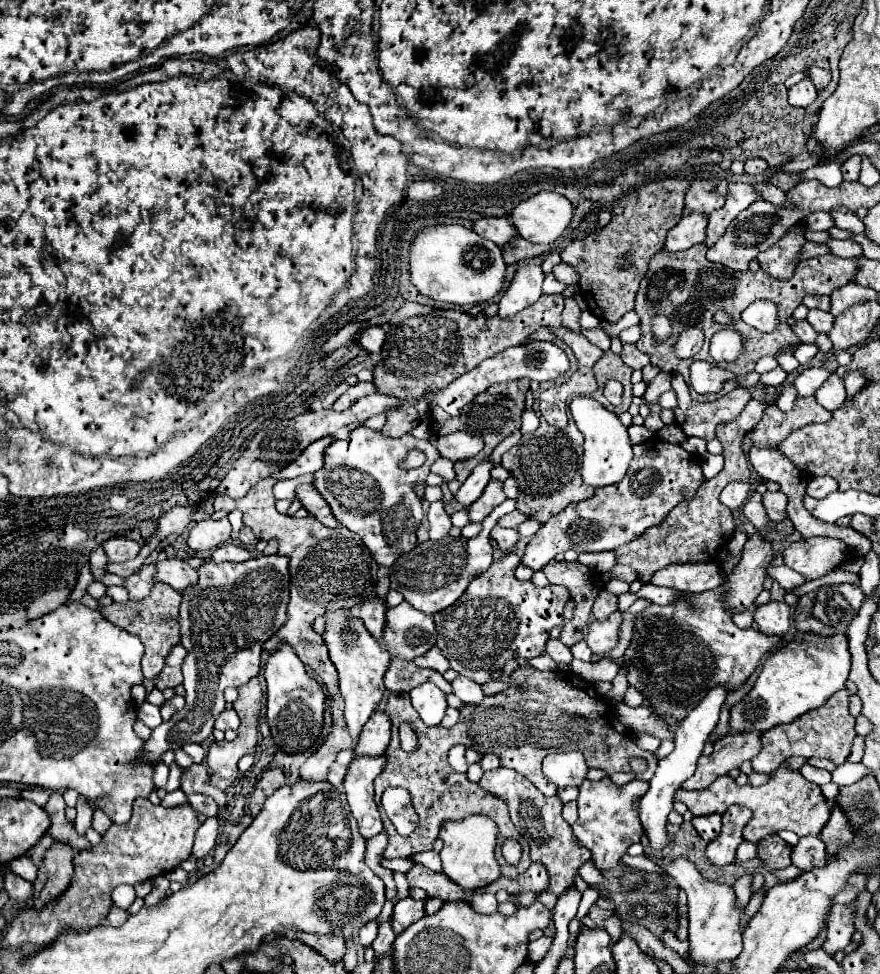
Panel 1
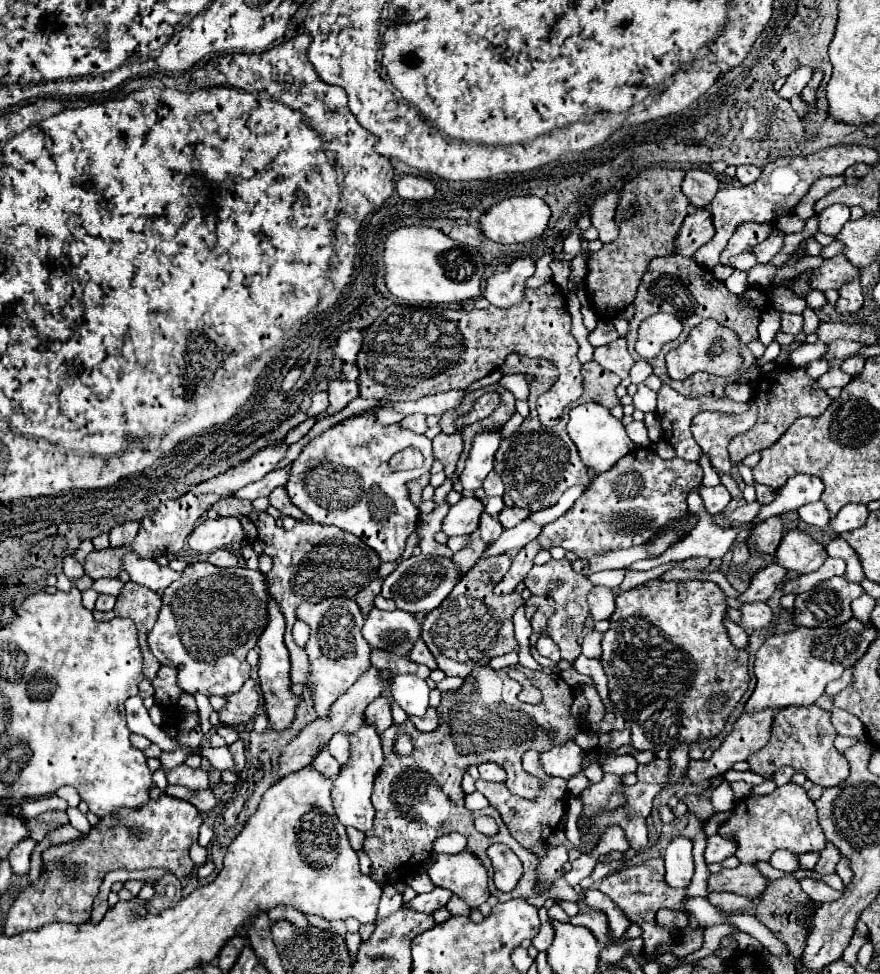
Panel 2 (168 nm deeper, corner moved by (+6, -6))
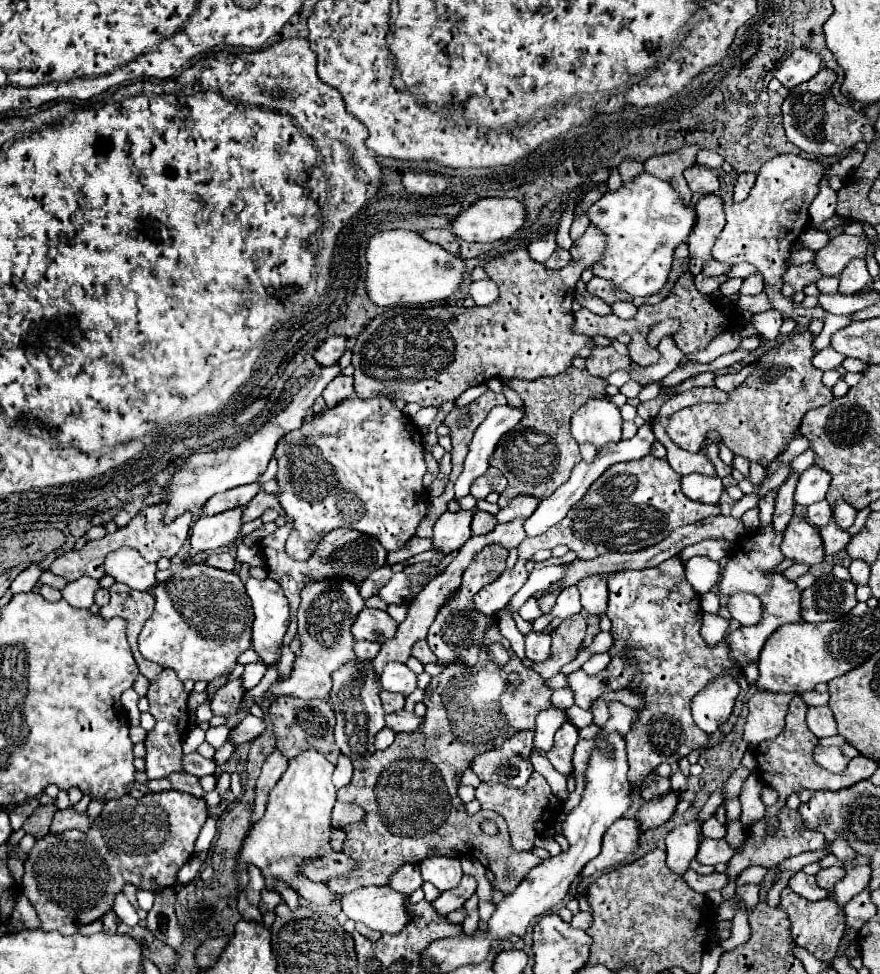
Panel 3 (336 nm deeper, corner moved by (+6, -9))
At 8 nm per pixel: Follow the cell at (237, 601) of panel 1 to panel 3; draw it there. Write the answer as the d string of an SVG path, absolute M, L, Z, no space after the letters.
M202 562L182 566L174 572L172 578L160 582L158 588L154 588L154 598L156 608L140 632L138 650L146 660L152 660L162 668L172 668L178 674L180 682L186 680L212 682L218 676L232 672L238 664L238 656L252 648L250 644L250 632L254 624L252 602L246 596L244 582L234 572L218 570Z

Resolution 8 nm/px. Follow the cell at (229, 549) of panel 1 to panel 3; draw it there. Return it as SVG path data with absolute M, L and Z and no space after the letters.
M218 552L218 554L208 556L206 564L214 566L214 568L220 568L220 570L234 570L236 560L234 560L234 556L230 552Z

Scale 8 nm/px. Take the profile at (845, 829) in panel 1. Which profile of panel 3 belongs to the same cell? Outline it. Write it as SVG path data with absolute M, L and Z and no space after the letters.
M830 866L830 868L822 868L822 870L816 874L816 880L818 880L818 884L820 884L824 890L832 892L834 884L836 884L840 878L844 878L844 874L846 874L846 870L842 870L840 866Z

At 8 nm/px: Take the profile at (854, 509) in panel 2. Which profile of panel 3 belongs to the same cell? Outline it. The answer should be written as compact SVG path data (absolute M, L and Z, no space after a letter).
M838 502L836 508L834 508L834 516L836 516L836 522L838 522L840 528L850 528L856 520L856 514L858 512L846 502Z

